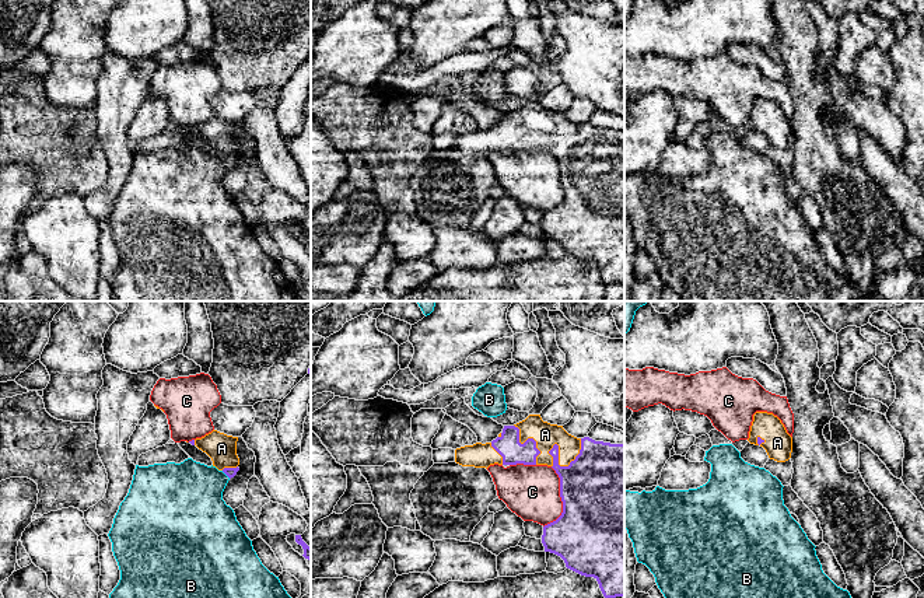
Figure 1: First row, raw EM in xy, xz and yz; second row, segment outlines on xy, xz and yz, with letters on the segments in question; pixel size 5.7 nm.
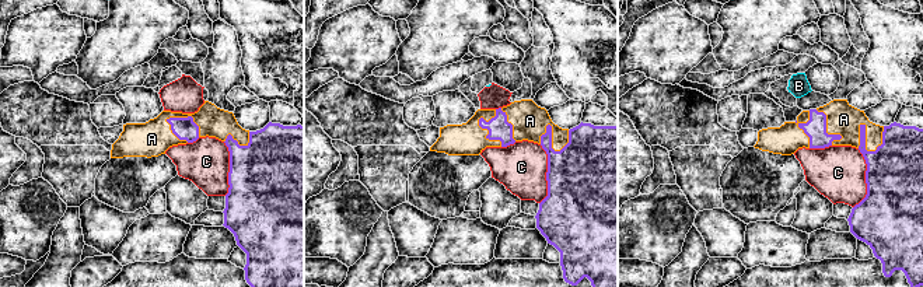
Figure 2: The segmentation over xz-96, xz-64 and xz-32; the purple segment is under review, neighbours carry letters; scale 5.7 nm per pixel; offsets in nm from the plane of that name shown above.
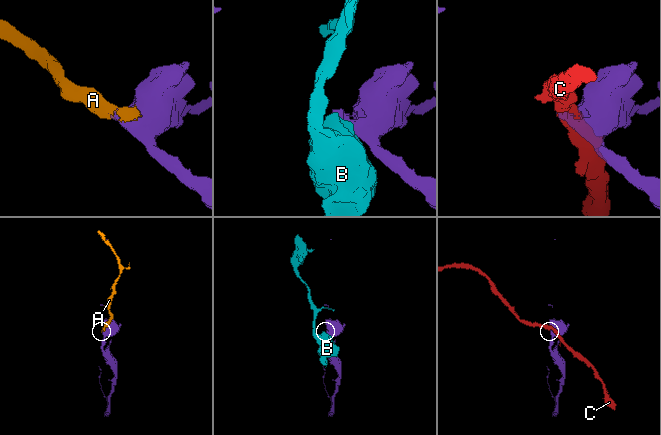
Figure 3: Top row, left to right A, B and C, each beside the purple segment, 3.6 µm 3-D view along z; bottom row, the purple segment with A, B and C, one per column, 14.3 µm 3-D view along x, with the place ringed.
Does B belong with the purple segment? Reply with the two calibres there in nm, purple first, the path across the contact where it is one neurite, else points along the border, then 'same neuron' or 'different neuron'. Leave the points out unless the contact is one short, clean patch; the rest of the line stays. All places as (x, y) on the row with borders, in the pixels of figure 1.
60/380 nm | along xy (221, 471), (230, 478) | different neuron

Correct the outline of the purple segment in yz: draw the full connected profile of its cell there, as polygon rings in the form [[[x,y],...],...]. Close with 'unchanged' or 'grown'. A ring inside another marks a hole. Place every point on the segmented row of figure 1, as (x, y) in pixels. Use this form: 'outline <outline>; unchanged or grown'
outline [[[756,412],[748,441],[766,450],[770,459],[785,462],[791,458],[792,437],[773,413]]]; grown

